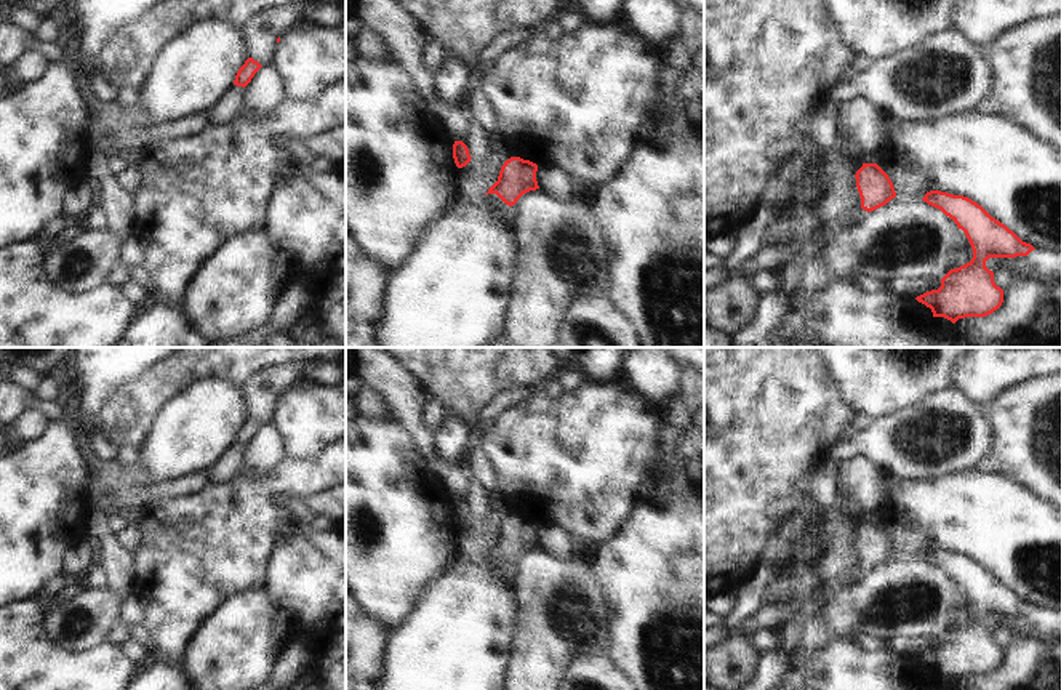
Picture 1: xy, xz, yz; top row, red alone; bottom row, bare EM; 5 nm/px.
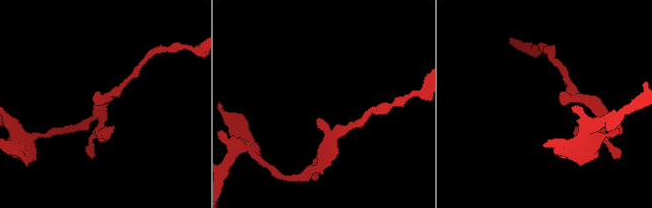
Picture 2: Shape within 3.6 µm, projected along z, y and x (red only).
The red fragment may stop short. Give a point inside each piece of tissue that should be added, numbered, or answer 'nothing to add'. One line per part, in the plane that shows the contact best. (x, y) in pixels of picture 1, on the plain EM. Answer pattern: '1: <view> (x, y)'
1: yz (860, 572)

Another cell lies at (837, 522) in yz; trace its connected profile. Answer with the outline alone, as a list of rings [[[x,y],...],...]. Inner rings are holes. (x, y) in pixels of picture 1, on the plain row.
[[[840,507],[821,519],[821,522],[831,533],[832,544],[815,564],[815,568],[823,580],[821,594],[832,588],[834,597],[840,586],[861,567],[861,556],[851,519]]]

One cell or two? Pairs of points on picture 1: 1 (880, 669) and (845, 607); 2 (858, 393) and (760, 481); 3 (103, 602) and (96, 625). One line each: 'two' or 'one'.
1: two
2: two
3: one

